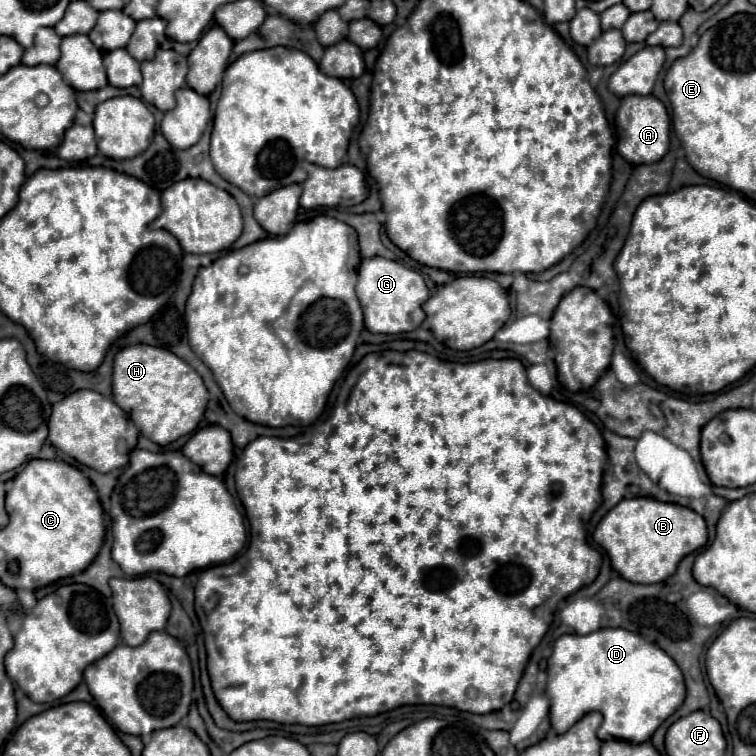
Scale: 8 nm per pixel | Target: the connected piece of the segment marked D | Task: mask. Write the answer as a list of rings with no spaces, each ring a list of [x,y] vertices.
[[[598,629],[588,635],[562,635],[556,639],[552,657],[548,659],[546,697],[550,701],[552,733],[562,735],[586,713],[598,711],[604,717],[596,733],[600,741],[620,739],[636,745],[650,741],[652,733],[666,721],[666,717],[670,717],[684,703],[686,685],[676,661],[656,643],[650,643],[626,629]]]

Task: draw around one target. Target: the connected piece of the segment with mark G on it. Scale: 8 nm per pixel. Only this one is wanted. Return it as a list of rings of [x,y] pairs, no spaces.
[[[384,257],[362,259],[362,265],[358,269],[356,295],[364,309],[364,323],[370,333],[396,335],[396,333],[414,331],[416,327],[420,327],[420,323],[426,317],[422,305],[428,299],[428,287],[422,275],[414,269],[408,269]]]

